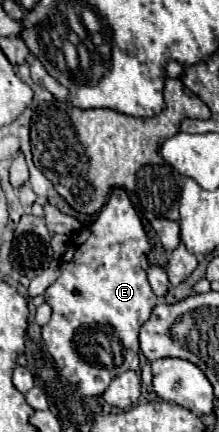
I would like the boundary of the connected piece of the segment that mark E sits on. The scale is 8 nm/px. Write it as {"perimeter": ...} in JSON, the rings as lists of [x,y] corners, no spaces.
{"perimeter":[[[114,189],[108,203],[98,213],[96,221],[82,229],[74,243],[68,247],[68,251],[62,257],[60,265],[60,277],[46,289],[44,297],[46,303],[52,307],[52,317],[48,325],[42,327],[42,339],[54,357],[60,373],[84,395],[96,397],[102,395],[104,389],[110,385],[112,377],[118,377],[120,373],[134,369],[138,371],[140,363],[140,345],[138,345],[138,331],[144,321],[148,321],[154,305],[158,303],[158,297],[152,293],[150,283],[146,279],[148,253],[150,253],[150,241],[144,231],[144,225],[132,207],[128,195],[124,189]]]}

